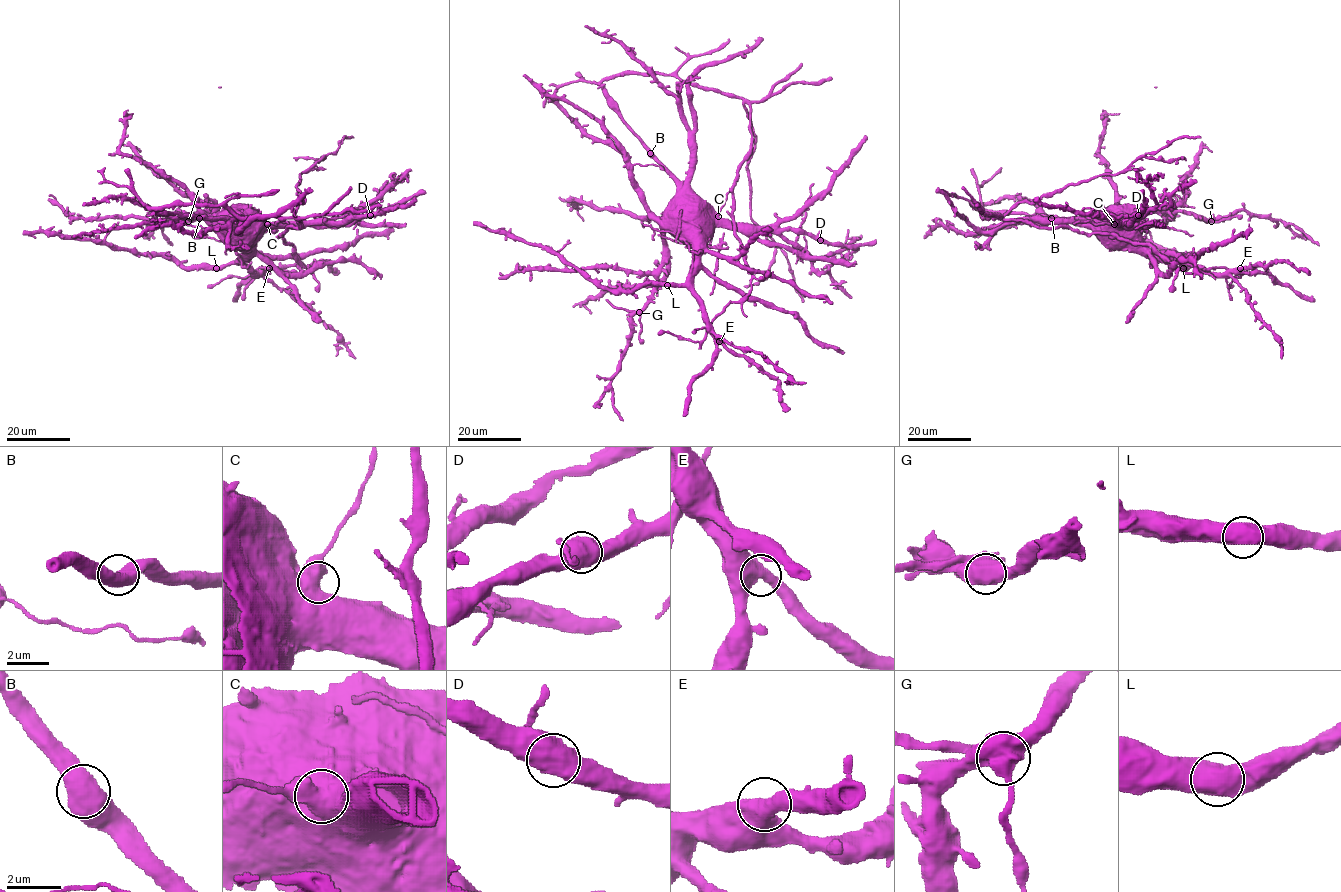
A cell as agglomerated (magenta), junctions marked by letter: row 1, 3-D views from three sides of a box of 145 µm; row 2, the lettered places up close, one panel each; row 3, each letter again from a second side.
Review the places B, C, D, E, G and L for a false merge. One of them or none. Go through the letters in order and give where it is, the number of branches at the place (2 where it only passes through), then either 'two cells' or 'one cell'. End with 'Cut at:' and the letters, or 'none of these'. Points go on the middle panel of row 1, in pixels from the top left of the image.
B: place (650, 153); branches 2; one cell
C: place (718, 216); branches 2; one cell
D: place (820, 240); branches 2; one cell
E: place (719, 341); branches 2; one cell
G: place (639, 312); branches 2; two cells
L: place (667, 285); branches 2; one cell
Cut at: G

